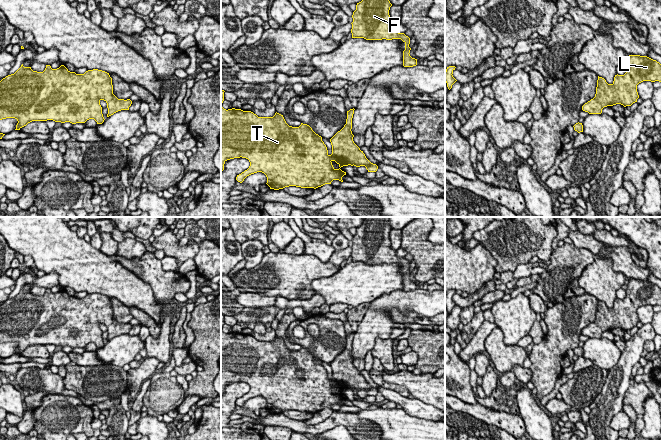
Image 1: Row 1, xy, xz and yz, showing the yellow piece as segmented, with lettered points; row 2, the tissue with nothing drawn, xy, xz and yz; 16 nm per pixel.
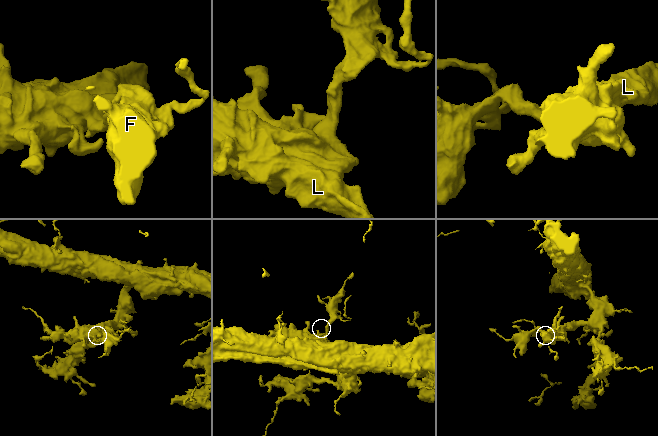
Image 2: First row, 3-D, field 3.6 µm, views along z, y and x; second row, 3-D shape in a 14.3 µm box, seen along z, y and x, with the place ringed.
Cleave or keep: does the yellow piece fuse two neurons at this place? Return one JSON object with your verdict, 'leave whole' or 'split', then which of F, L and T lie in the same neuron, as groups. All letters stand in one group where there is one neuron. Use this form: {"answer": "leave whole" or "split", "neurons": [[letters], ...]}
{"answer": "leave whole", "neurons": [["F", "L", "T"]]}

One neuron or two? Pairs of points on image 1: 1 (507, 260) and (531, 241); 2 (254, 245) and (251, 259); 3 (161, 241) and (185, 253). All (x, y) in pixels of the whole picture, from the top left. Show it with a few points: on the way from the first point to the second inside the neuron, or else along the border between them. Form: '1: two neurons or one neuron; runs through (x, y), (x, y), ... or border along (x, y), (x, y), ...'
1: one neuron; runs through (513, 254), (525, 242)
2: one neuron; runs through (253, 248), (252, 256)
3: one neuron; runs through (167, 243), (175, 251), (179, 252)

